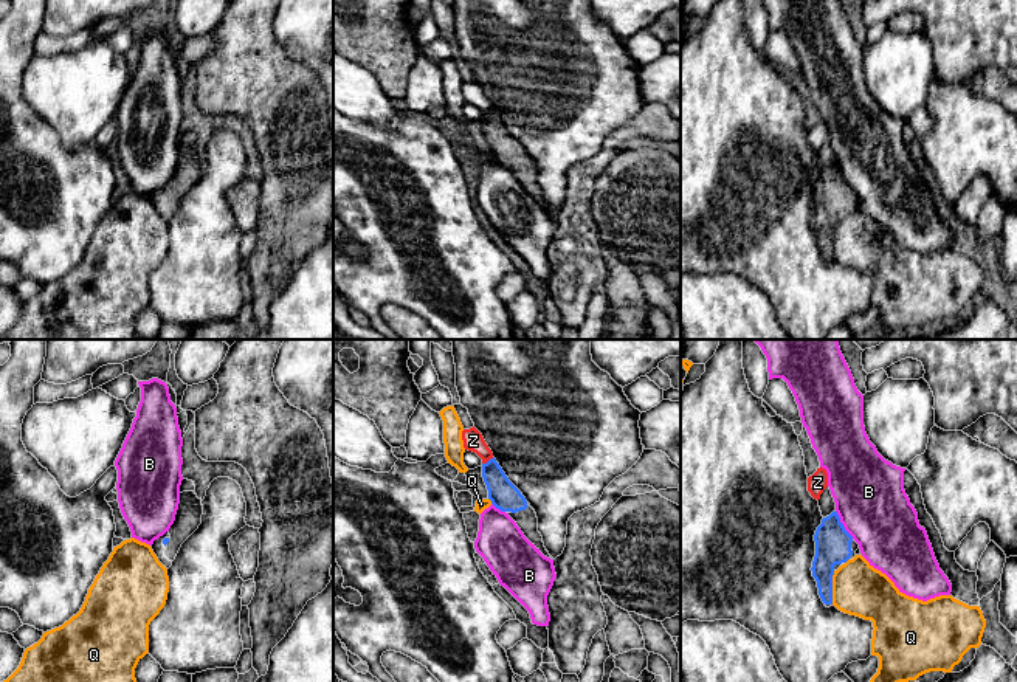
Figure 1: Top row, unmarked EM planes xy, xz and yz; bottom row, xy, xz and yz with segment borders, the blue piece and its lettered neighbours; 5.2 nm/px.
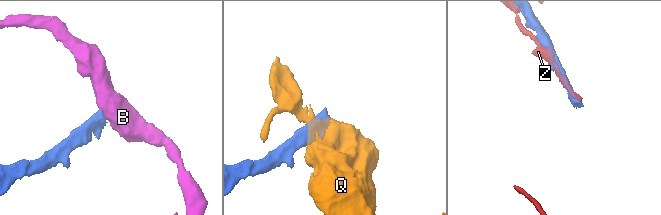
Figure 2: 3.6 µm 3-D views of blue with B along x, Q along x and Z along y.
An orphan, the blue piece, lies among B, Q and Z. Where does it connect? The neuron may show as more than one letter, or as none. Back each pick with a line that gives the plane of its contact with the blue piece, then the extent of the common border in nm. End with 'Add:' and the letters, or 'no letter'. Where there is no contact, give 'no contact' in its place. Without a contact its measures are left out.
Add: no letter

